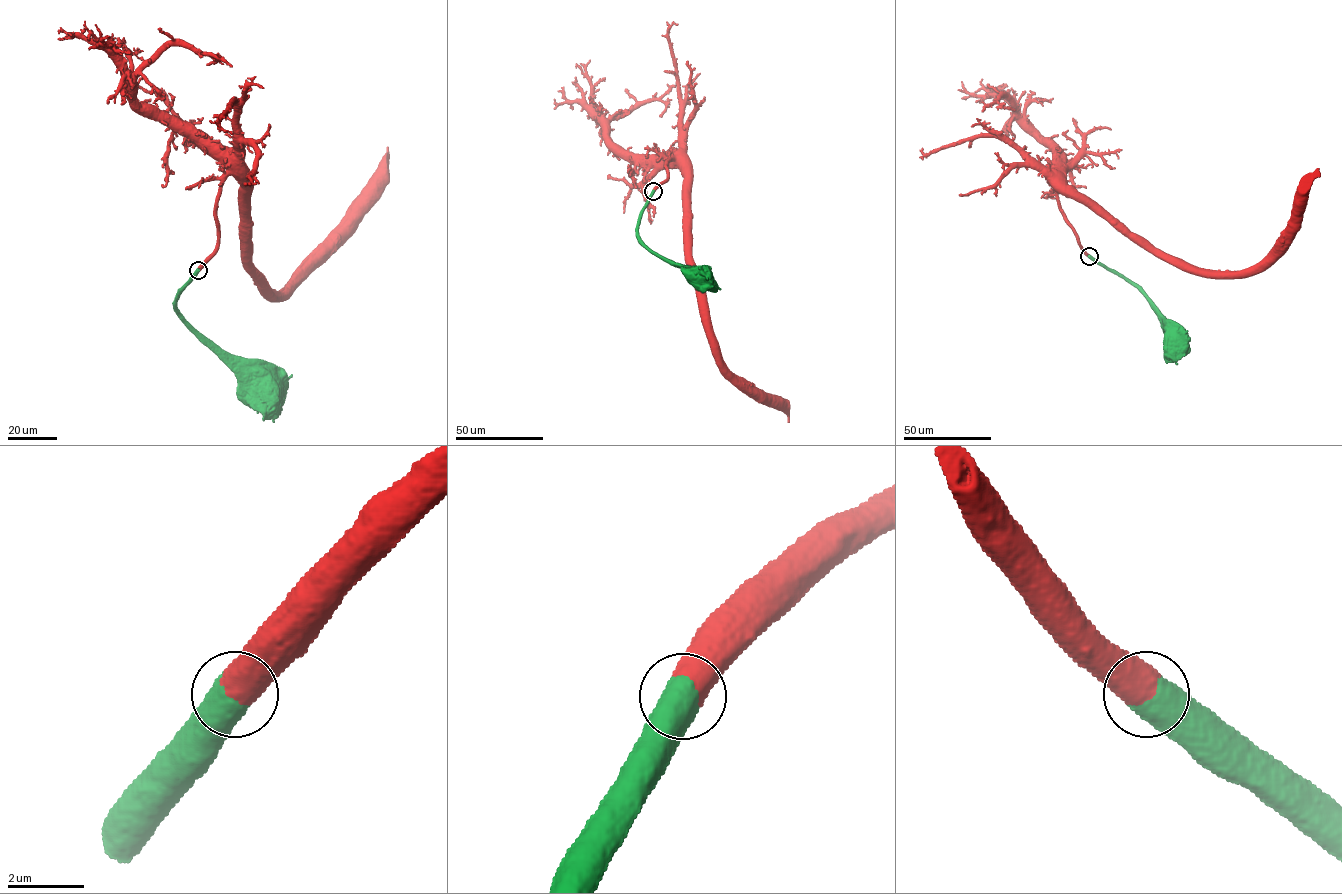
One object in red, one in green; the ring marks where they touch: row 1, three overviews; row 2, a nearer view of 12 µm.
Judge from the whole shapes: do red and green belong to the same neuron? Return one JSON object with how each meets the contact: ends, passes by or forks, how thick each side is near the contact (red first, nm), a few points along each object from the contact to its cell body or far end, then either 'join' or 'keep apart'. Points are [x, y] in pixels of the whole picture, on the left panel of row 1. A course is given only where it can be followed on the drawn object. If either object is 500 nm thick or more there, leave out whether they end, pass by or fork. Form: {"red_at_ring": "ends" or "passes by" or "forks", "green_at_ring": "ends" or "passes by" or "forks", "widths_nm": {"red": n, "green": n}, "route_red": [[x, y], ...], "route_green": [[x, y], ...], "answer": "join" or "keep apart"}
{"widths_nm": {"red": 700, "green": 750}, "route_red": [[198, 270], [217, 244], [216, 205], [226, 168], [167, 114], [162, 115]], "route_green": [[198, 270], [179, 289], [176, 313], [235, 373], [274, 421]], "answer": "join"}

